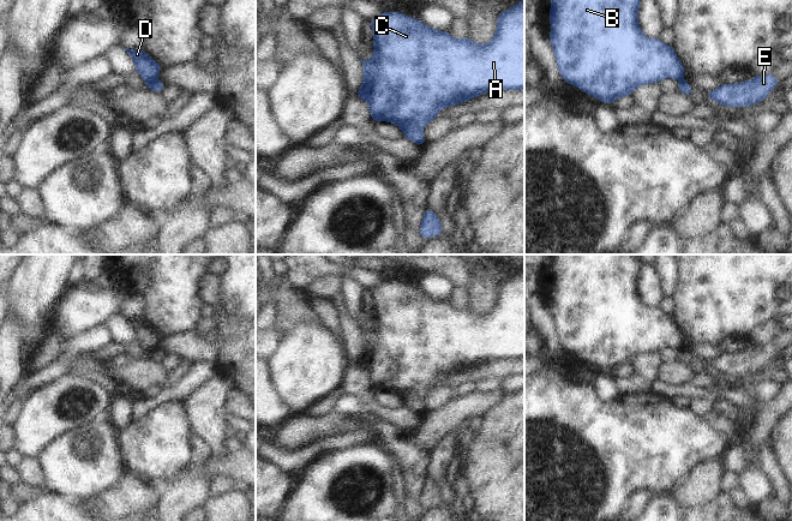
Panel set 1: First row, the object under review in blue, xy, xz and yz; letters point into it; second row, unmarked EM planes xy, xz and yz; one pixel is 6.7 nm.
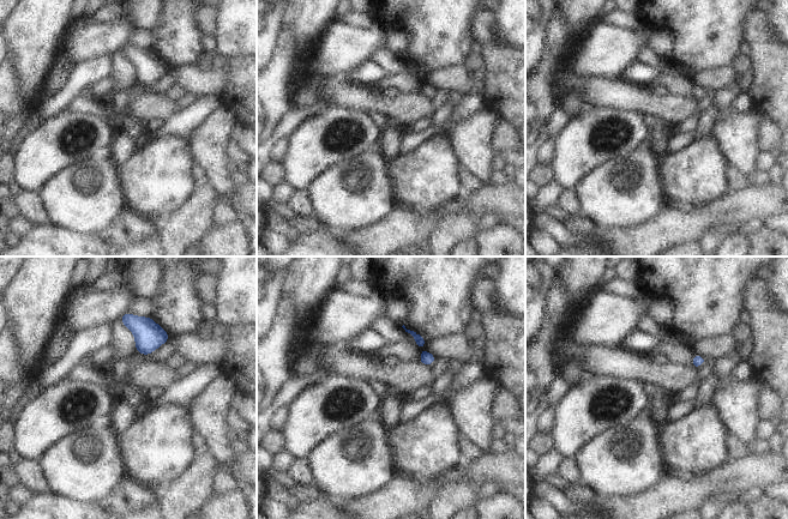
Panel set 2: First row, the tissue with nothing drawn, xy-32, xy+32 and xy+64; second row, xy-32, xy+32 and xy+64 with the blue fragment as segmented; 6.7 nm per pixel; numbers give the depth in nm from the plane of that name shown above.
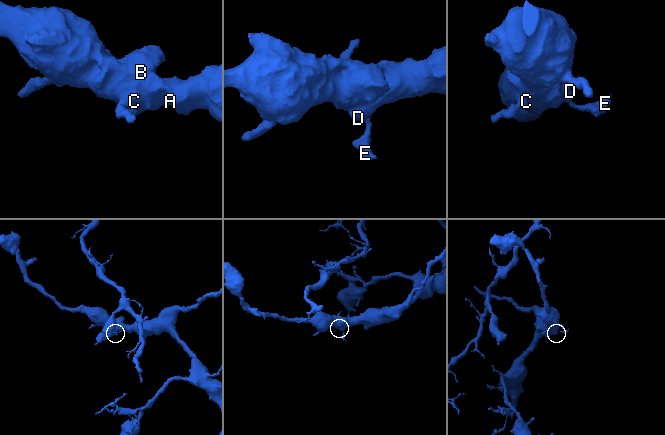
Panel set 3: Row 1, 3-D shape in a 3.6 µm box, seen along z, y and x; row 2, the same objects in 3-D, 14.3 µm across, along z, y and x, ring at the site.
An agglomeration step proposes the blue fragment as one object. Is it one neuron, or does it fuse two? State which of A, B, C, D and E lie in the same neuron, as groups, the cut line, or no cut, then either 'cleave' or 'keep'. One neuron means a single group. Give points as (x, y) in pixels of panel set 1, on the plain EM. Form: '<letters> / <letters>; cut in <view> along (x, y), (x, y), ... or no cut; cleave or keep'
A B C D / E; cut in xy along (156, 345), (148, 353); cleave

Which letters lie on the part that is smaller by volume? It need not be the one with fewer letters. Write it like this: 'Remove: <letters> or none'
Remove: E

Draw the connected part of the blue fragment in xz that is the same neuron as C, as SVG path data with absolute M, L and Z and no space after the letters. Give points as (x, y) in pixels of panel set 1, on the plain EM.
M524 269L517 271L516 275L508 280L502 280L497 288L497 300L488 313L475 313L470 305L463 309L456 309L449 304L448 299L433 299L426 295L420 288L409 287L401 281L384 281L370 291L374 310L373 327L368 330L364 330L360 327L364 337L364 349L362 355L356 360L356 364L368 372L373 390L389 390L396 393L403 399L404 407L408 407L419 414L425 409L421 399L426 393L438 385L439 378L460 373L491 359L524 359Z

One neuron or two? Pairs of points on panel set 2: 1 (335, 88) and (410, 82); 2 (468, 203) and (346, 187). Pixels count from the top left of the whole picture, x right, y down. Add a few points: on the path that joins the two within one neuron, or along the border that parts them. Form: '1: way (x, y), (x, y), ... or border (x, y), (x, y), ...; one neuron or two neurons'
1: border (367, 88), (380, 92); two neurons
2: border (397, 204), (374, 222); two neurons

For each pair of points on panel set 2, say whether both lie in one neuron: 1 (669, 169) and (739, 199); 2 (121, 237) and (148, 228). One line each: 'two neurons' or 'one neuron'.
1: two neurons
2: one neuron

